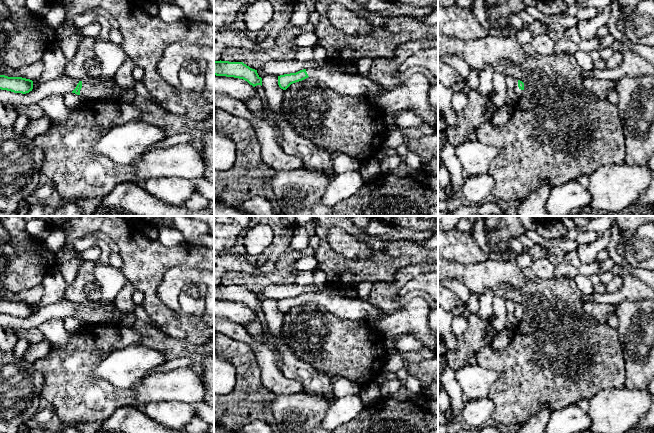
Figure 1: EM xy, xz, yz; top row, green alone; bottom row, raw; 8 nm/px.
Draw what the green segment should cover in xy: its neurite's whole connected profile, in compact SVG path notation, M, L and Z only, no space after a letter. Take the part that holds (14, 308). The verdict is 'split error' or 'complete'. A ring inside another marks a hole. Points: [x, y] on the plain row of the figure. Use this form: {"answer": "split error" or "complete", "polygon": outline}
{"answer": "complete", "polygon": "M0 299L0 313L14 317L26 318L32 315L33 305L22 301Z"}

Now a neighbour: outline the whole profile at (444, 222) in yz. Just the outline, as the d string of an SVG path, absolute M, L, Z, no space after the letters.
M438 216L438 230L454 229L458 221L464 216Z

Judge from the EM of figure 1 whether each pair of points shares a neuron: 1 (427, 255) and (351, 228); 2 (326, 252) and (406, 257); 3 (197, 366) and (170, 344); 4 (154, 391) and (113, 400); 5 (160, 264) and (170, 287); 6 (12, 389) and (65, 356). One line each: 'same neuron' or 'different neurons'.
1: same neuron
2: same neuron
3: same neuron
4: different neurons
5: different neurons
6: different neurons

